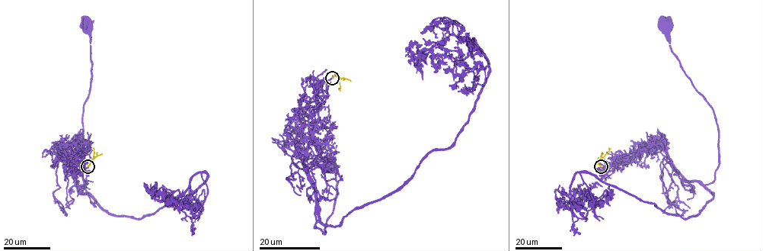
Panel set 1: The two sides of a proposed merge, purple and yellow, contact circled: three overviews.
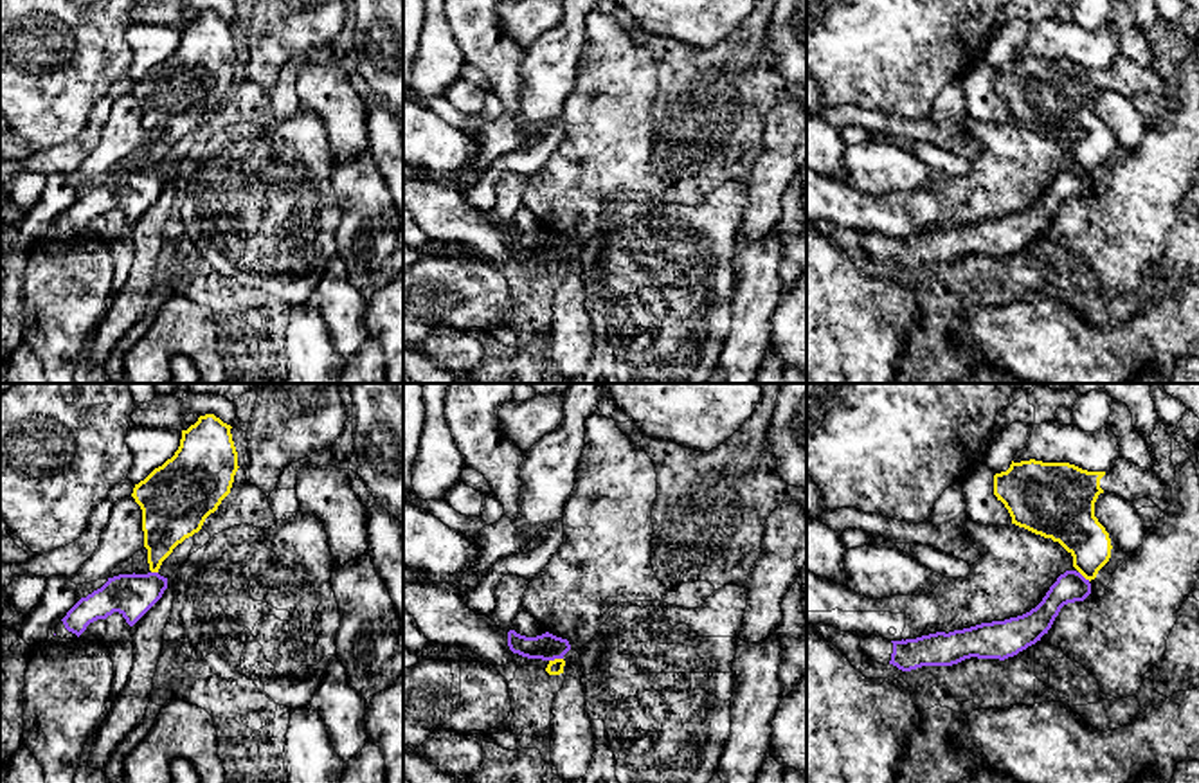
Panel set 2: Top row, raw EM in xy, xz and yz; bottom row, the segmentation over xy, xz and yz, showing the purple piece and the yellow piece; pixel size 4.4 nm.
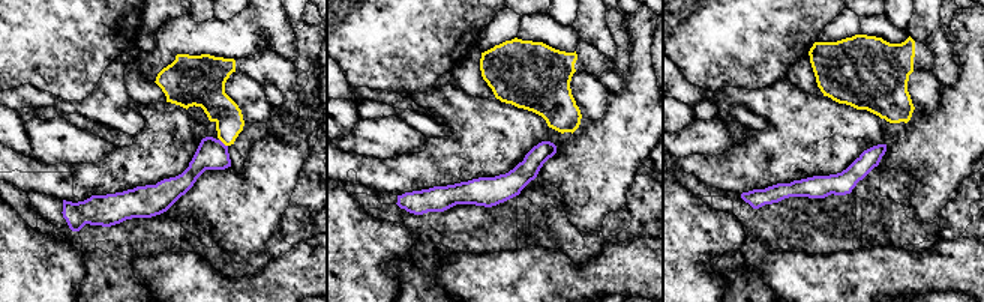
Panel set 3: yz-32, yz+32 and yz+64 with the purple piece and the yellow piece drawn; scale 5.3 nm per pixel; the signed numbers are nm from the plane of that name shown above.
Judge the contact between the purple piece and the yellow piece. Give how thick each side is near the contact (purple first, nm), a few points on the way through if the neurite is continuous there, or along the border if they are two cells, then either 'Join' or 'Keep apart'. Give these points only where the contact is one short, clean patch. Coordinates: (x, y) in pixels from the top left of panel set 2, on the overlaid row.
Thickness 120 nm (purple) against 70 nm. Boundary: xz (562, 657), (549, 661). Keep apart

